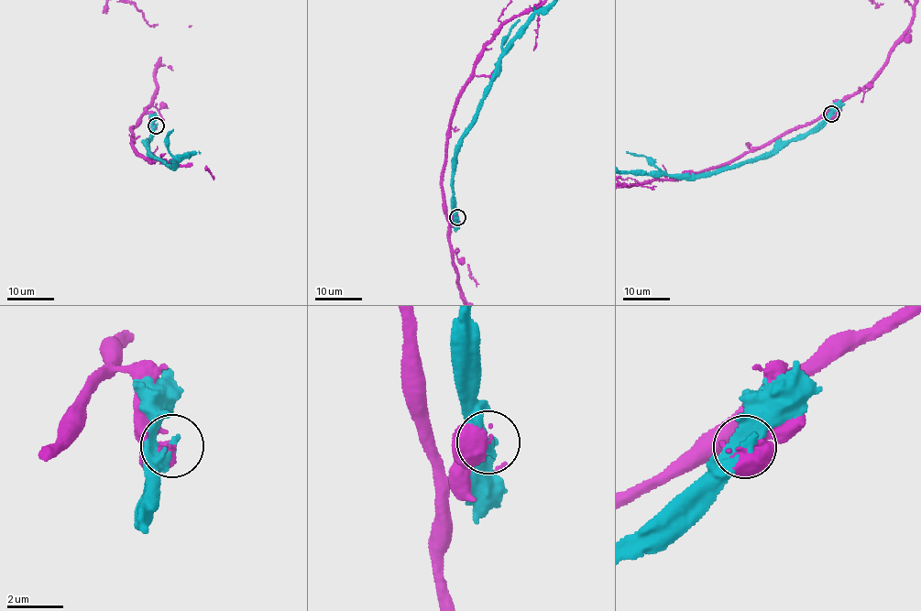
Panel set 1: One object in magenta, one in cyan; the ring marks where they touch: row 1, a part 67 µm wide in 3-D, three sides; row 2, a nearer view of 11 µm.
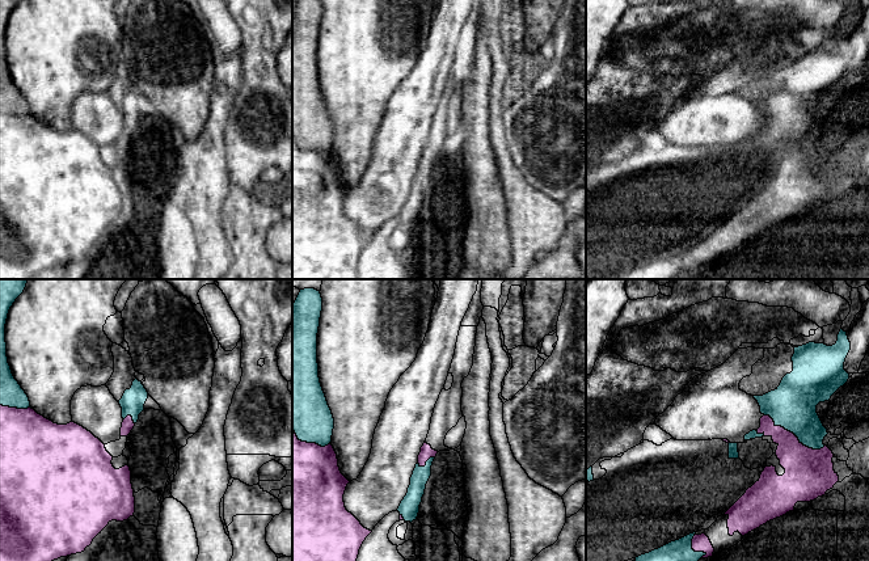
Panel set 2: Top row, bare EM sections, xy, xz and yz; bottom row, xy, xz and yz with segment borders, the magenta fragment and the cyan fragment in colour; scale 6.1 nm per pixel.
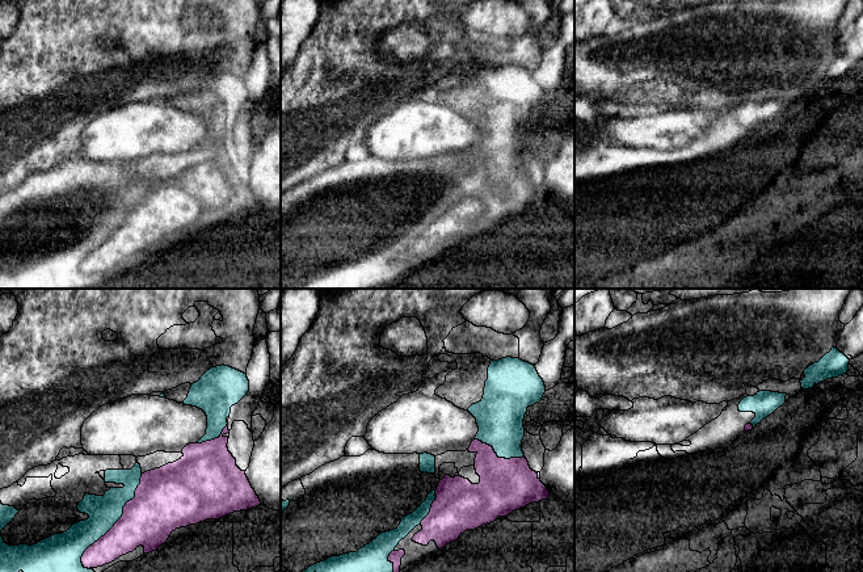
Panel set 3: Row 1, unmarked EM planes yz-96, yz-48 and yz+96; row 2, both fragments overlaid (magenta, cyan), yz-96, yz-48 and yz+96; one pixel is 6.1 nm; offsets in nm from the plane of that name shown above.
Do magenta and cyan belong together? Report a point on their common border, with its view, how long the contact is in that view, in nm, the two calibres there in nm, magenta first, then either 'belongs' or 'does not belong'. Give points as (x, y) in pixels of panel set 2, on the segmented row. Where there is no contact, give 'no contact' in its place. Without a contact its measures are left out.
yz (794, 435) | 420 nm | 300/280 nm | does not belong

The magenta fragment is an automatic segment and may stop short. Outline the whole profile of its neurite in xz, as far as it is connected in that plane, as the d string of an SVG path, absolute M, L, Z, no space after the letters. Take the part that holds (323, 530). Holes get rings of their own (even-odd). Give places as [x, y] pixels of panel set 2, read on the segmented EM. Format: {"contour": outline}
{"contour": "M292 429L292 561L357 561L363 541L372 531L364 528L345 507L343 494L349 482L339 471L337 454L332 444L321 447L316 443L301 442Z"}

